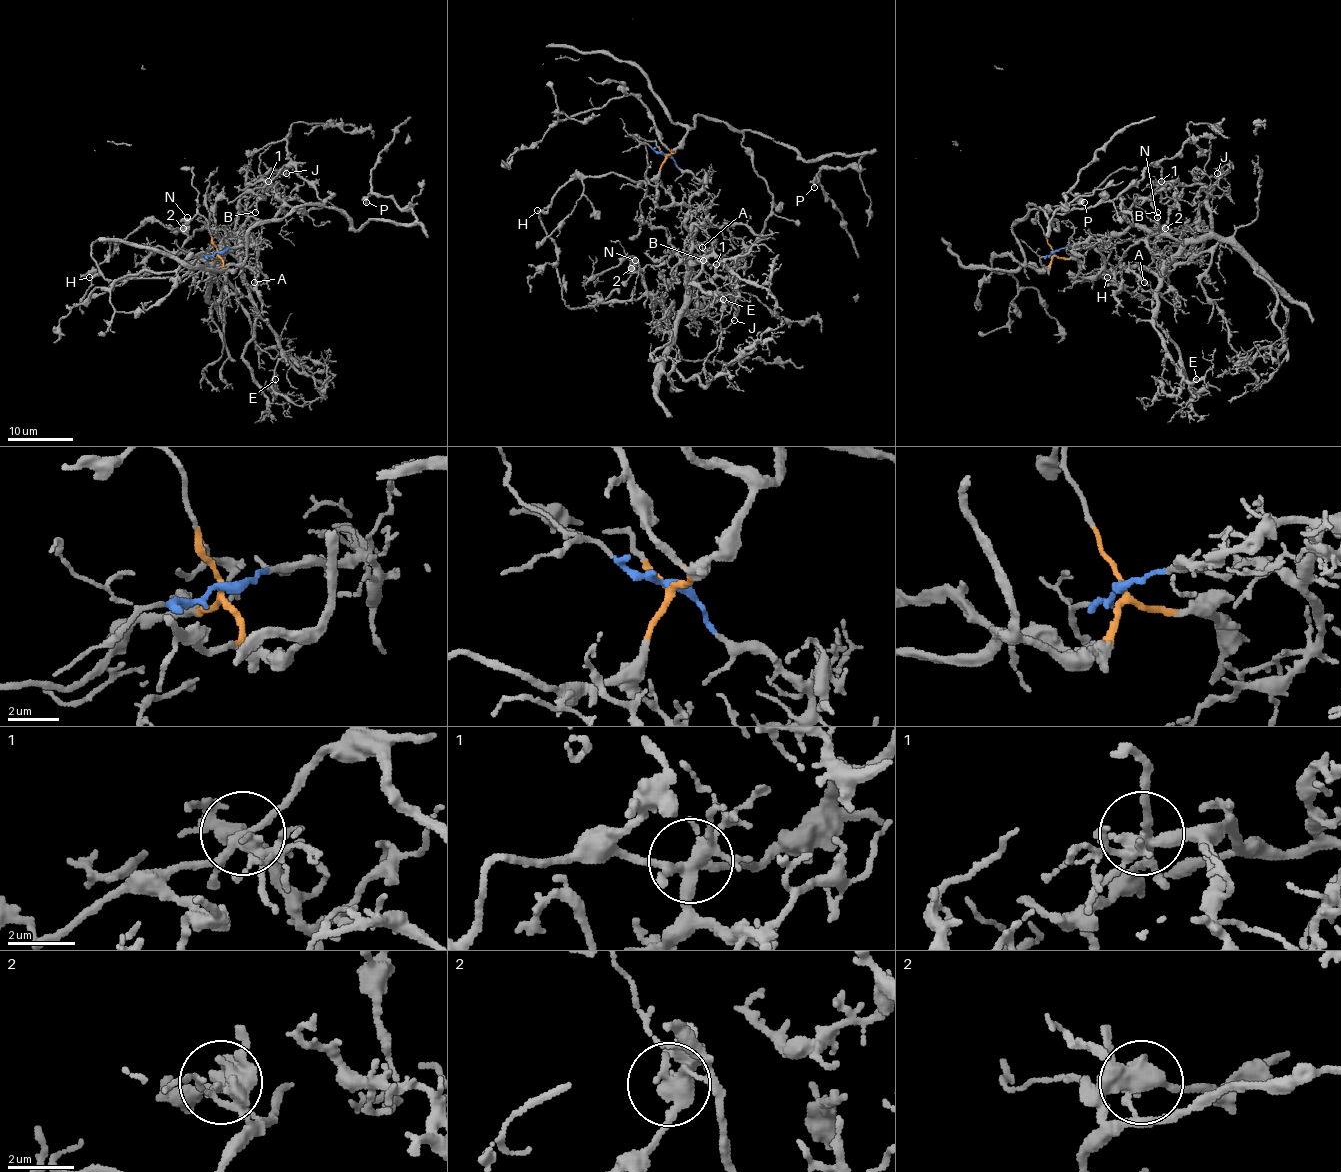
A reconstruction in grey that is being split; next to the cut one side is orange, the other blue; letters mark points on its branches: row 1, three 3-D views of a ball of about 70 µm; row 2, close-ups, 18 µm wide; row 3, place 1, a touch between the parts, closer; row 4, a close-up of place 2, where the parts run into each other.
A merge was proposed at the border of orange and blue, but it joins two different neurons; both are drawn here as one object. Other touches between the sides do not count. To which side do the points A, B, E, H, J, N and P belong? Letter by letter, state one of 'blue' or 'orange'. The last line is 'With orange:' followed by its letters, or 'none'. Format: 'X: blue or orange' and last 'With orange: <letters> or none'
A: blue
B: orange
E: blue
H: orange
J: blue
N: orange
P: orange
With orange: B, H, N, P

